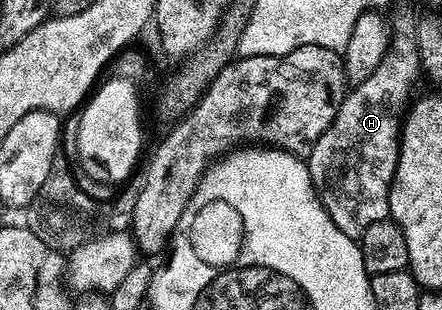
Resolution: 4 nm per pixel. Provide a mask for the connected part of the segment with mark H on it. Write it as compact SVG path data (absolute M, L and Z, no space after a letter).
M416 21L395 22L390 33L390 44L386 55L374 67L374 75L370 79L353 84L345 92L344 101L338 107L330 127L312 145L306 154L306 164L310 171L312 185L324 210L334 219L334 223L347 237L359 239L370 223L378 223L389 216L390 187L396 174L396 164L400 154L400 127L402 114L409 104L408 92L422 70L419 61L418 47L415 43Z

